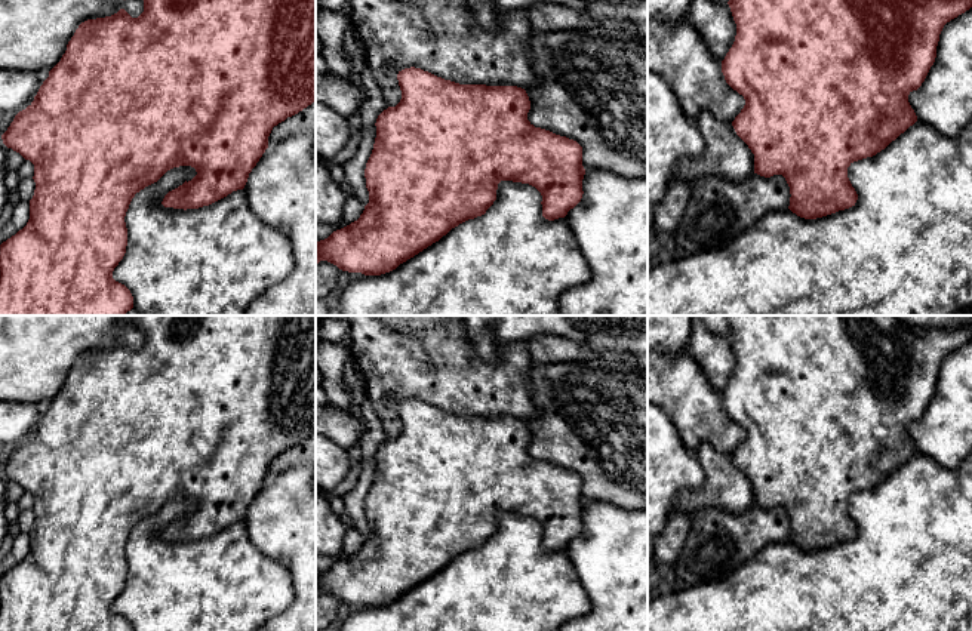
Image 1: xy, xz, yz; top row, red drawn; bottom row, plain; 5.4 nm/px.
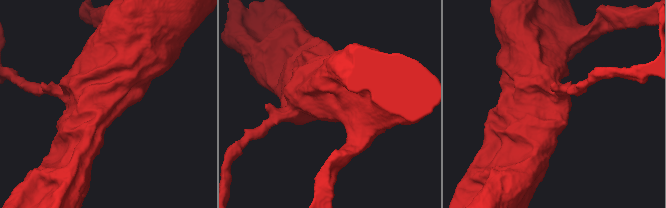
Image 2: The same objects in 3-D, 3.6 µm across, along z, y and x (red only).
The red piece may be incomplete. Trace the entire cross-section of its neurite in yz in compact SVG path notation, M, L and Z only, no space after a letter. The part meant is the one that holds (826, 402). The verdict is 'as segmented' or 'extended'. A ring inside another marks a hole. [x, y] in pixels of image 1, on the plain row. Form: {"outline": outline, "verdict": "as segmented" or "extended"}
{"outline": "M726 316L726 318L736 367L722 393L722 404L726 415L745 431L732 458L754 486L754 505L765 510L782 507L791 526L788 541L805 551L822 550L855 538L858 526L848 510L848 499L853 493L876 487L917 453L908 427L922 418L933 397L944 357L972 339L972 326L953 330L908 327L893 316Z", "verdict": "as segmented"}

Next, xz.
{"outline": "M405 400L397 406L402 431L376 450L376 470L366 495L364 510L369 535L360 550L316 573L316 598L327 592L342 603L381 607L396 601L452 560L486 545L496 532L501 513L535 518L542 527L542 548L565 550L582 530L582 478L566 468L535 459L527 452L530 433L517 418L459 416L421 400Z", "verdict": "as segmented"}

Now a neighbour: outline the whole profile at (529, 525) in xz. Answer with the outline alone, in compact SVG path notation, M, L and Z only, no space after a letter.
M501 513L496 532L485 547L452 560L396 601L381 607L364 607L350 615L339 631L560 631L567 621L590 613L591 601L566 550L545 551L541 533L542 527L535 518Z

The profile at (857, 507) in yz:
M917 452L876 487L850 495L848 499L848 510L858 526L858 532L852 539L816 551L800 550L790 541L772 542L725 579L702 582L685 590L670 588L664 595L649 601L648 631L972 631L972 453L957 468L947 470L933 458Z

